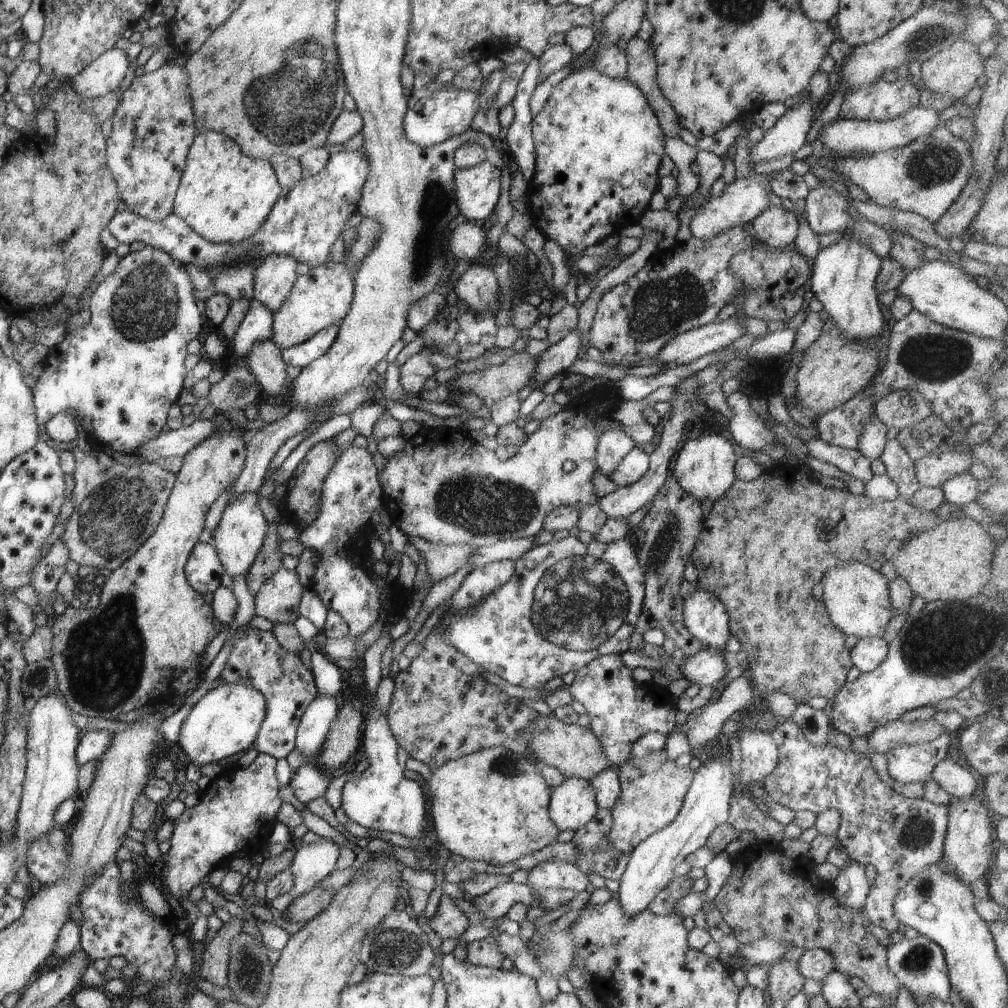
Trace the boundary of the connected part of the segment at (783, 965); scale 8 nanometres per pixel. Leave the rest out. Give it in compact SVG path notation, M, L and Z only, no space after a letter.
M779 959L768 968L768 988L766 995L771 1001L784 1000L788 1003L802 991L806 978L798 971L796 960Z

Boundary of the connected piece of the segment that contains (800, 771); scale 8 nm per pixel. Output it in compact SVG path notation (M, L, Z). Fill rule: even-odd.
M792 719L780 720L778 726L771 732L771 736L778 746L779 756L776 768L763 781L763 788L769 793L770 799L795 812L807 811L818 815L832 808L840 812L841 822L837 831L837 840L852 860L864 865L872 864L877 873L876 880L871 884L866 898L864 914L868 921L872 921L888 932L896 931L900 922L896 918L893 903L898 892L922 868L928 868L930 864L936 864L943 858L943 845L948 824L947 806L933 804L924 798L905 798L897 794L888 784L882 782L870 758L865 755L853 753L850 750L843 751L829 743L820 748L814 748Z

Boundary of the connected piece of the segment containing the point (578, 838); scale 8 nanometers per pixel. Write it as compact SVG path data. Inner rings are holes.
M599 809L593 820L575 831L572 842L576 844L576 848L580 852L575 864L581 872L588 876L596 873L604 879L618 881L627 868L629 855L618 852L608 842L612 822L614 820L609 810ZM610 860L616 860L616 865L608 866Z

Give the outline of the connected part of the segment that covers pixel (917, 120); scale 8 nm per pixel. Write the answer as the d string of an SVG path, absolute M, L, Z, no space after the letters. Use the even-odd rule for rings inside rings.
M926 101L916 108L908 110L906 115L894 118L890 121L872 122L866 120L840 120L825 124L817 137L824 146L828 146L834 152L843 155L856 155L856 152L863 155L876 154L883 151L902 148L922 136L928 136L932 130L939 127L940 112L936 112L927 105Z

